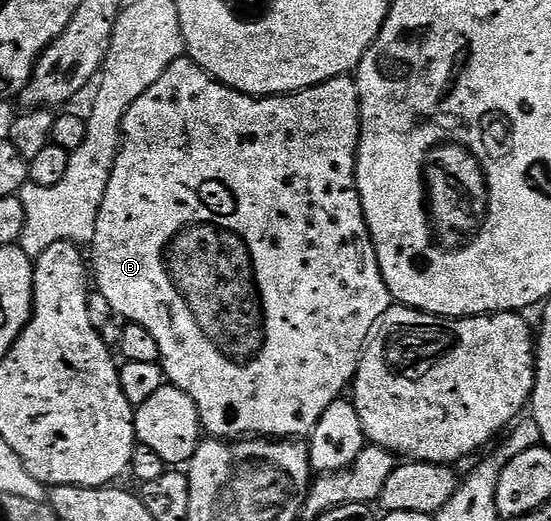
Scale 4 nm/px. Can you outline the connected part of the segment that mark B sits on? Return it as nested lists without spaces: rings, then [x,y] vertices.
[[[184,56],[169,64],[165,72],[161,72],[161,80],[149,88],[129,108],[129,112],[123,121],[123,132],[119,155],[115,161],[113,172],[109,176],[109,188],[105,188],[105,196],[101,200],[99,215],[95,221],[95,235],[89,243],[89,266],[93,271],[93,282],[97,285],[97,293],[109,300],[109,308],[112,315],[119,314],[128,323],[149,328],[153,340],[157,340],[159,349],[159,362],[163,367],[166,381],[170,385],[181,388],[197,404],[199,413],[199,425],[212,438],[224,440],[239,440],[244,436],[266,436],[272,440],[295,440],[300,436],[310,435],[315,429],[317,420],[329,408],[329,404],[340,401],[343,389],[350,387],[355,381],[355,373],[359,367],[359,358],[363,355],[363,347],[367,344],[367,337],[371,335],[371,329],[381,320],[385,311],[390,310],[393,299],[385,280],[381,276],[379,261],[375,255],[375,246],[371,242],[371,233],[367,231],[367,221],[363,215],[363,205],[359,199],[359,190],[355,186],[355,160],[359,156],[359,83],[354,77],[344,76],[325,80],[308,90],[299,90],[295,94],[276,94],[270,98],[257,98],[253,94],[243,94],[239,90],[229,88],[224,82],[218,82],[211,74],[205,73],[196,62]]]

